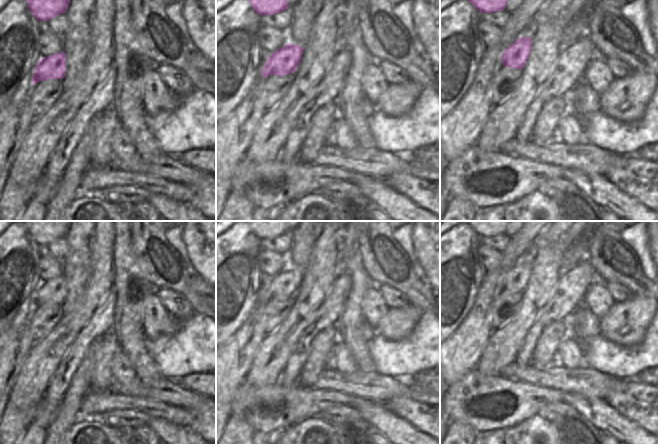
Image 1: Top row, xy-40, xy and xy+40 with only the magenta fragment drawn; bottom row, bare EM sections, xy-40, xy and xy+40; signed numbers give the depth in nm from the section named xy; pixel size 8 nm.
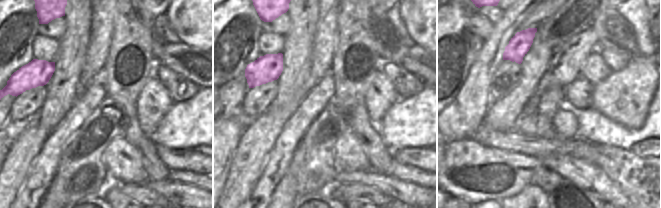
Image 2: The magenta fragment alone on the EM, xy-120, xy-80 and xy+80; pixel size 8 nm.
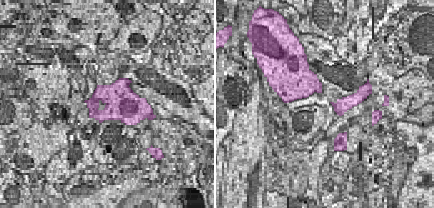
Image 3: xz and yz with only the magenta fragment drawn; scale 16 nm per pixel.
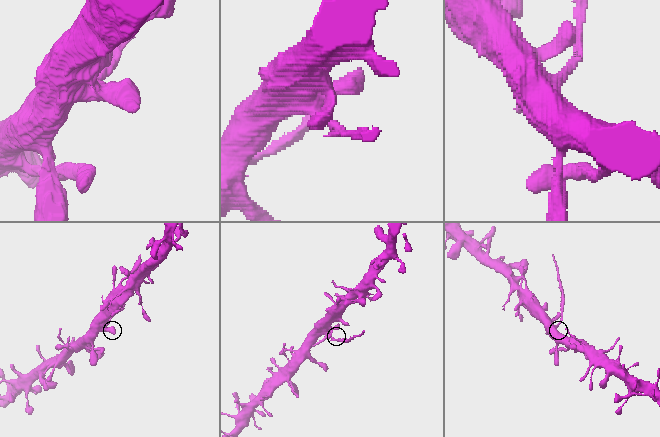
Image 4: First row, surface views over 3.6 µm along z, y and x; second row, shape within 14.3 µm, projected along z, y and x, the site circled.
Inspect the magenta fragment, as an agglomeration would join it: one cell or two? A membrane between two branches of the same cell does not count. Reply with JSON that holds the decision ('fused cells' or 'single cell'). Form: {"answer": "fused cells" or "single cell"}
{"answer": "fused cells"}

